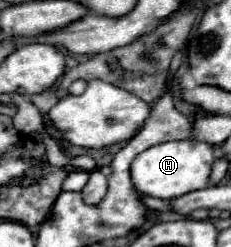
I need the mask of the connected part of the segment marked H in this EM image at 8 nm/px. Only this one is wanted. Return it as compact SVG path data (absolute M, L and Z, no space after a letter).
M183 139L183 141L167 141L149 147L131 163L131 179L137 191L149 197L159 199L175 199L179 195L203 189L209 185L211 165L215 161L215 149L209 143L199 139Z

